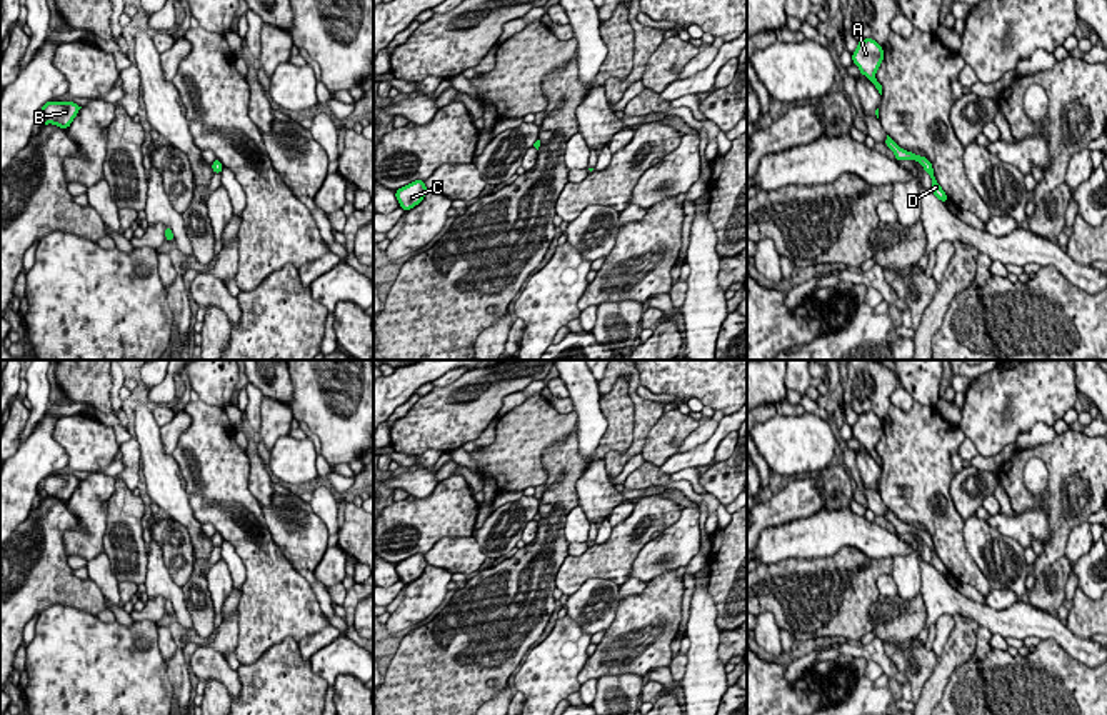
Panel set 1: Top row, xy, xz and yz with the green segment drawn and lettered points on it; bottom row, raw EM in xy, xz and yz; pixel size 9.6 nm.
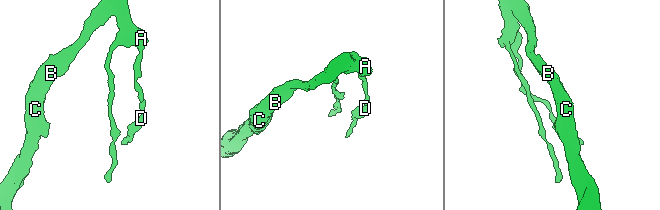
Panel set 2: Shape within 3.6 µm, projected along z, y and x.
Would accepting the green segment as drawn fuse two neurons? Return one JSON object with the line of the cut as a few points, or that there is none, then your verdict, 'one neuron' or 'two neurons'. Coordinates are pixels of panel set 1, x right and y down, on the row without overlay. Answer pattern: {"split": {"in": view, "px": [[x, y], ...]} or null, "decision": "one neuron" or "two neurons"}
{"split": null, "decision": "one neuron"}

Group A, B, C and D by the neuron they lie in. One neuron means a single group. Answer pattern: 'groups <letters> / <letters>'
groups A B C D

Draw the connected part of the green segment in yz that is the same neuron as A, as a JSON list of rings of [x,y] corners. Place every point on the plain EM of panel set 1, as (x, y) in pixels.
[[[874,412],[859,413],[859,418],[852,427],[852,435],[859,440],[860,447],[874,457],[880,468],[882,458],[877,455],[875,445],[879,443],[882,433],[882,418],[879,418]]]

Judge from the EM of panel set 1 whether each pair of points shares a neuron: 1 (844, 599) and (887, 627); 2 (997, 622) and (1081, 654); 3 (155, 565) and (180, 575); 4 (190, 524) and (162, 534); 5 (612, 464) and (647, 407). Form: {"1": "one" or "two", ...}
{"1": "two", "2": "one", "3": "two", "4": "two", "5": "one"}

